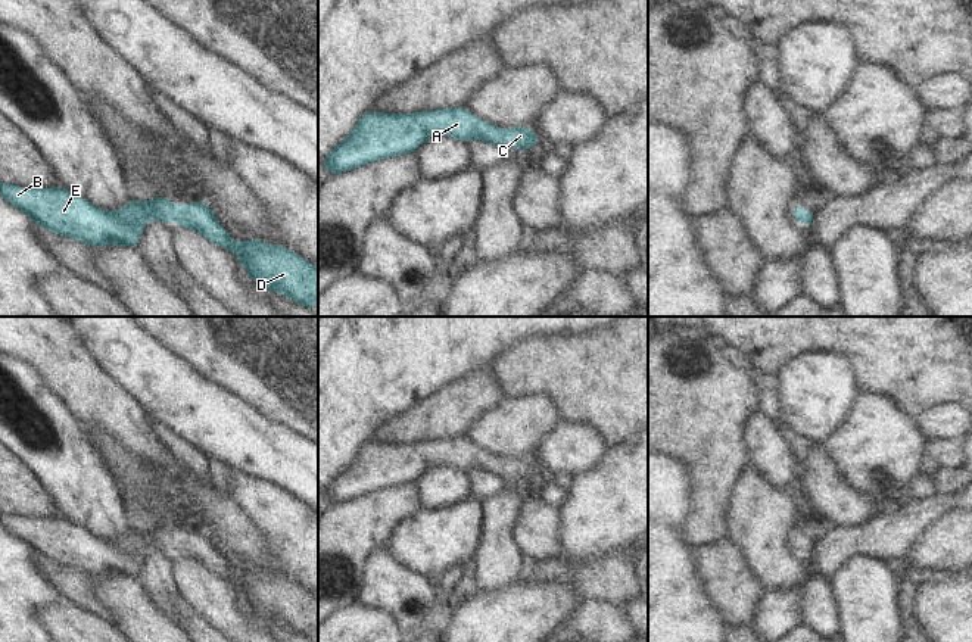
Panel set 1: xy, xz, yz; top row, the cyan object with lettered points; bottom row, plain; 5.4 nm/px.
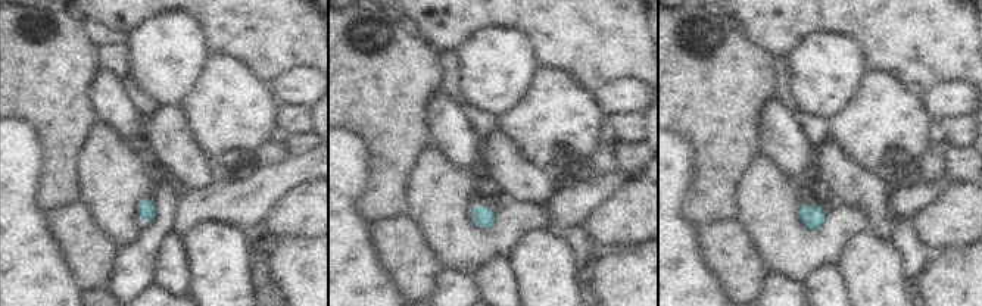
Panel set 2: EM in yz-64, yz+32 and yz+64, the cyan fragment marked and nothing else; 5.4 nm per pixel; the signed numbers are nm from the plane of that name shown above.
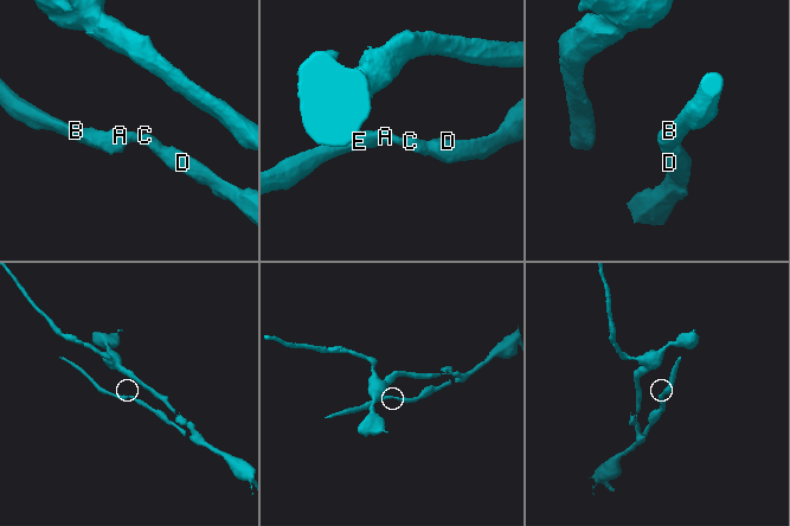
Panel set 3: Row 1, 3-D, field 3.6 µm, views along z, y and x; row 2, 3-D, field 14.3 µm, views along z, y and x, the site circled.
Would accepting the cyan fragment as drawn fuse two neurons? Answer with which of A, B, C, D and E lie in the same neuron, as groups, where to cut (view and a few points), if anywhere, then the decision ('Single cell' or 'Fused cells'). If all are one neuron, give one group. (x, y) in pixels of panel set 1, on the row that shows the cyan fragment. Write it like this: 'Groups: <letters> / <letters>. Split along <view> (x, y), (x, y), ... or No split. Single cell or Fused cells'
Groups: A B C D E. No split. Single cell

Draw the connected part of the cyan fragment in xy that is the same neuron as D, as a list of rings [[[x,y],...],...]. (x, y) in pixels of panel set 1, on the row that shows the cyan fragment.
[[[0,183],[0,194],[27,212],[37,225],[90,247],[105,244],[137,247],[150,218],[159,222],[175,221],[184,228],[199,231],[208,241],[233,250],[255,284],[287,296],[297,305],[318,306],[318,267],[284,246],[255,239],[231,241],[225,228],[216,221],[215,211],[205,202],[174,206],[159,196],[144,203],[130,199],[121,211],[103,211],[60,186],[40,190]]]

